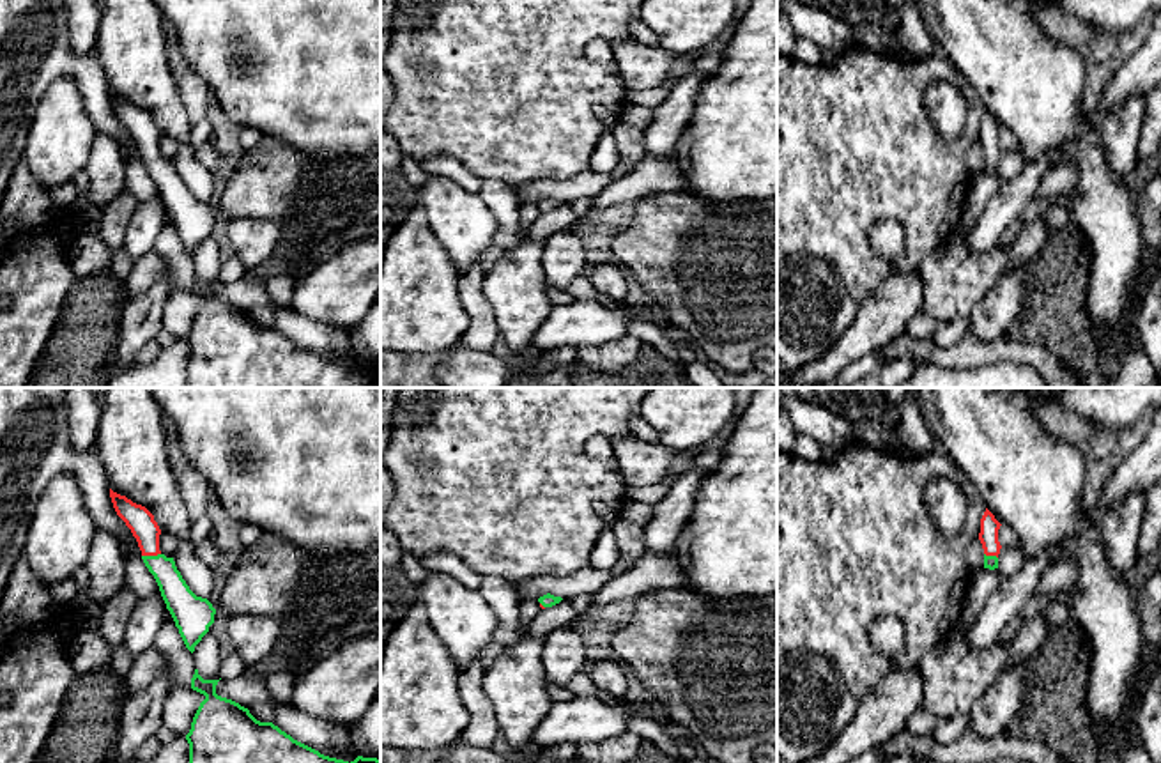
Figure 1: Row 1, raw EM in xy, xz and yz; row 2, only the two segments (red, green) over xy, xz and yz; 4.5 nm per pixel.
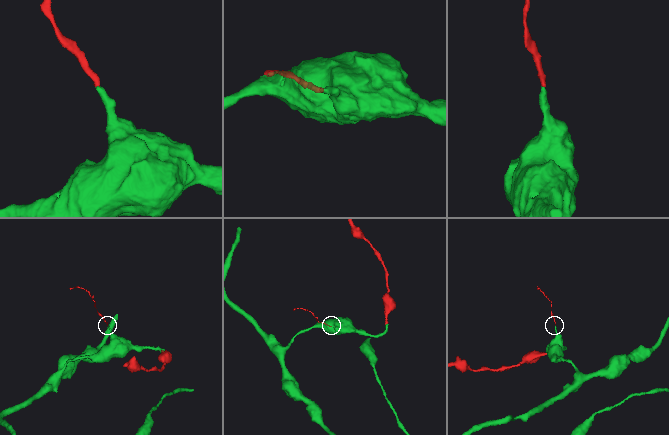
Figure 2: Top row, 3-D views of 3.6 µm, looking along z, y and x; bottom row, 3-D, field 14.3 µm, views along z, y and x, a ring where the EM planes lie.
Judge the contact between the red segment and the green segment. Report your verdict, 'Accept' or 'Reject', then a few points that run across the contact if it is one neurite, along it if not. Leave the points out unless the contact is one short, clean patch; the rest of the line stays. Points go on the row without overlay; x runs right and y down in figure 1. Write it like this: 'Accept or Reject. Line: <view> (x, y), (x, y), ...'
Accept

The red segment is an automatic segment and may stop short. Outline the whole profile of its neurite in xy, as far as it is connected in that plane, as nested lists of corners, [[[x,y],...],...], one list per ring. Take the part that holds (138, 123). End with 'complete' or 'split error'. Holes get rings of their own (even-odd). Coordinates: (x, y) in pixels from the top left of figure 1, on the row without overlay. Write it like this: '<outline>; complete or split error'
[[[111,92],[110,101],[117,119],[126,126],[136,142],[142,163],[154,179],[186,251],[193,257],[195,250],[214,227],[216,212],[207,202],[196,200],[189,193],[177,173],[173,161],[166,161],[159,154],[161,133],[154,124],[154,119],[145,110],[133,106]]]; split error

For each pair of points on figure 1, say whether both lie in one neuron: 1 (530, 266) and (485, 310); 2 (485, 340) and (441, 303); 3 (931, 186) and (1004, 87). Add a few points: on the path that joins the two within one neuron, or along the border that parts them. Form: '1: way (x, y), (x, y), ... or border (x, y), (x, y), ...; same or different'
1: border (484, 275), (484, 296), (492, 308), (501, 337); different
2: border (459, 285), (459, 300), (469, 319), (461, 342); different
3: border (963, 75), (986, 110); different

